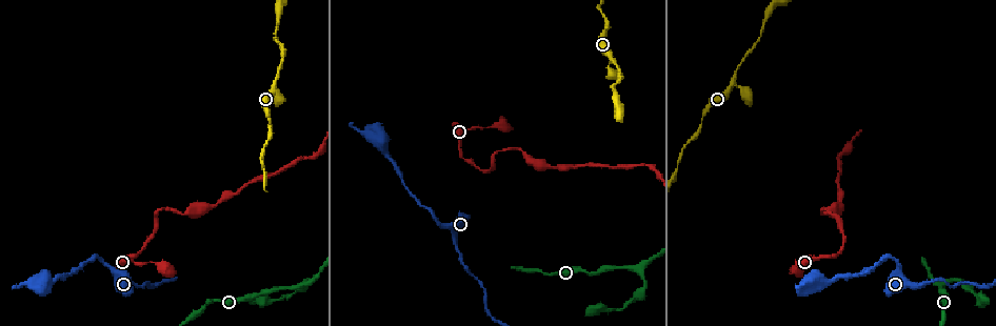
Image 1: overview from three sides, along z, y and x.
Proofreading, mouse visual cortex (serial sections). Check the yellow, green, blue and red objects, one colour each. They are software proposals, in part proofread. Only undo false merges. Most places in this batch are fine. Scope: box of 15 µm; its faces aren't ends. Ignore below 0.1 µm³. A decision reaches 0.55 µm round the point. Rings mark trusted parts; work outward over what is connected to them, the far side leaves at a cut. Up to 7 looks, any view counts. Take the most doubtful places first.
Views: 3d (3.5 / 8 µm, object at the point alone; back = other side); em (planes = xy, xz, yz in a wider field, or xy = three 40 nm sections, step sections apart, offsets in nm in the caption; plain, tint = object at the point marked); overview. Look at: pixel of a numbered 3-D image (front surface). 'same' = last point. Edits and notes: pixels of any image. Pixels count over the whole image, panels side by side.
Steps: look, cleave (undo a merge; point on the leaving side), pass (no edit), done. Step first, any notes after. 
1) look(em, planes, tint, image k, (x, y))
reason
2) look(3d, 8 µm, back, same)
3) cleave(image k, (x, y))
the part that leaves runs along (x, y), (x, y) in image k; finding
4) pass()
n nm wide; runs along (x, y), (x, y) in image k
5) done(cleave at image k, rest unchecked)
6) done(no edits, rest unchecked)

look(em, planes, tint, image 1, (607, 67))

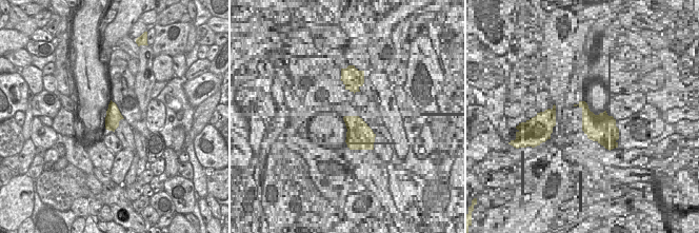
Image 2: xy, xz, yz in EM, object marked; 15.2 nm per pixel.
look(3d, 3.5 µm, back, same)
see where the arms go

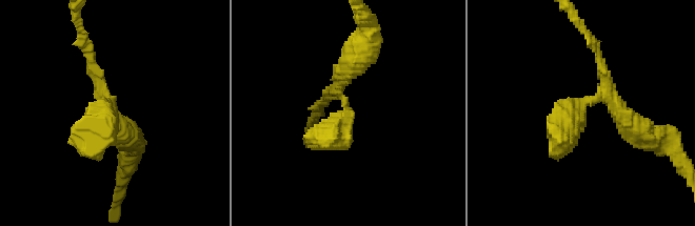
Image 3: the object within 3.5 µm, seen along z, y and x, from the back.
pass()
runs along (354, 61), (338, 87), (348, 111), (315, 144) in image 3; continuous, no second cell

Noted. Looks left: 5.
look(3d, 3.5 µm, image 1, (307, 279))
sharp bend

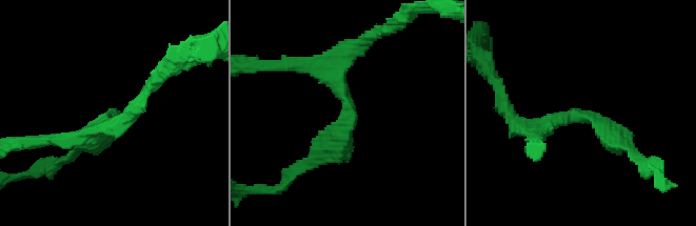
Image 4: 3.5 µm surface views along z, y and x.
look(em, xy, step 1, tint, image 4, (346, 129))
shape alone is not enough

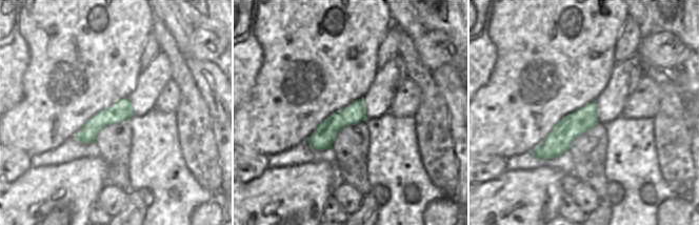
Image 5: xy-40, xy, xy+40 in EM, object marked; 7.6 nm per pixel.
pass()
170 nm wide; runs along (539, 134), (593, 118), (636, 160) in image 4; one cell here

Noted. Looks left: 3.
look(3d, 3.5 µm, image 1, (816, 280))
sharp bend

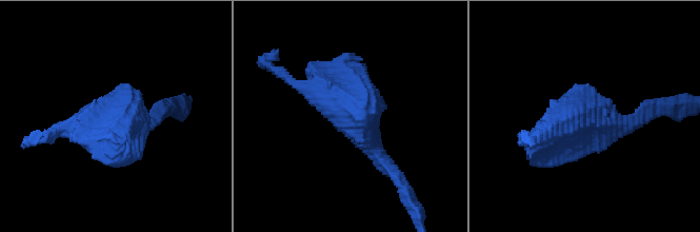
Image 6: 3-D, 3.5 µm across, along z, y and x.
look(em, xy, step 1, tint, image 6, (586, 115))
now the EM

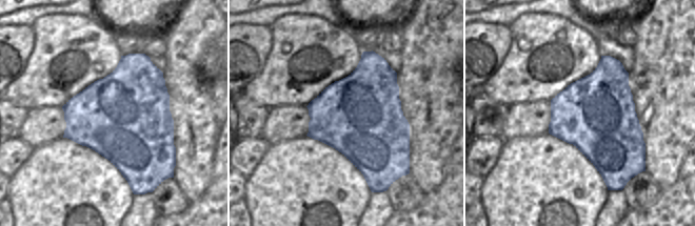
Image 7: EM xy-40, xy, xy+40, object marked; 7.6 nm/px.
pass()
runs along (376, 157), (327, 62) in image 6; continuous, no second cell

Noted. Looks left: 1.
done(no edits, rest unchecked)

